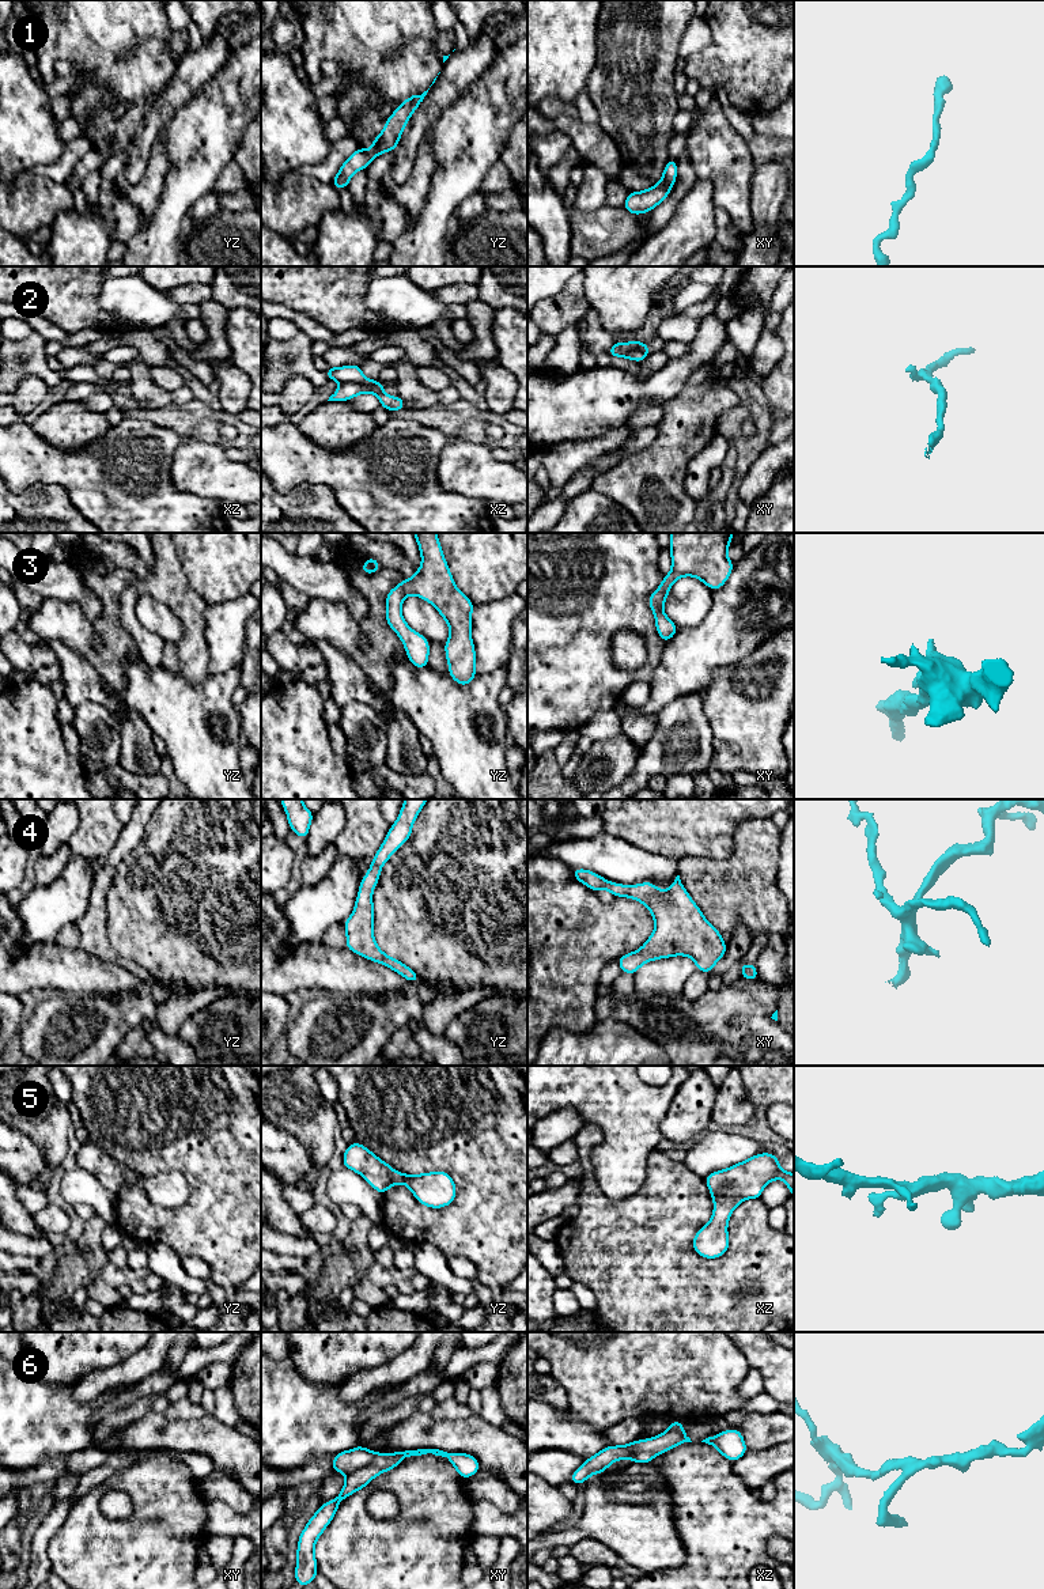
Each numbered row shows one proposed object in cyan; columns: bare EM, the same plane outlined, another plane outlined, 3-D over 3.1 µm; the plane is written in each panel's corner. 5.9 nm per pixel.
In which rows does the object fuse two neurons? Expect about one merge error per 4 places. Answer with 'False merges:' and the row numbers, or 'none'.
False merges: 2, 6

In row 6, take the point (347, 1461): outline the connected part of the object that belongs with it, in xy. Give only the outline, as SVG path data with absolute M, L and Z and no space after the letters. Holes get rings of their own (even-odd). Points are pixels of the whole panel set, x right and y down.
M359 1445L351 1450L344 1450L333 1456L332 1469L333 1472L352 1473L353 1471L368 1465L374 1457L375 1452L366 1449Z

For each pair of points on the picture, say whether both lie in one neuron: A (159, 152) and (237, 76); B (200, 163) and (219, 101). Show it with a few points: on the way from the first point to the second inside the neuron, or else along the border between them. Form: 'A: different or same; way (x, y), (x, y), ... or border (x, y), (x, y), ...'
A: different; border (166, 131), (166, 154), (170, 170), (165, 180)
B: same; way (200, 148), (200, 140), (218, 116)

